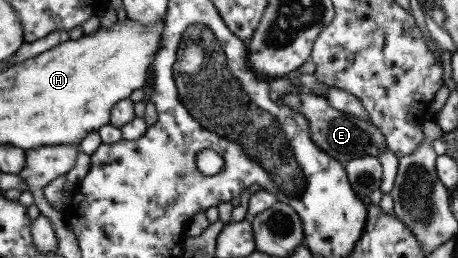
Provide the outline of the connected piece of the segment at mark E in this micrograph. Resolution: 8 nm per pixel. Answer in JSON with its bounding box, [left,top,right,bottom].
[282,91,387,164]

